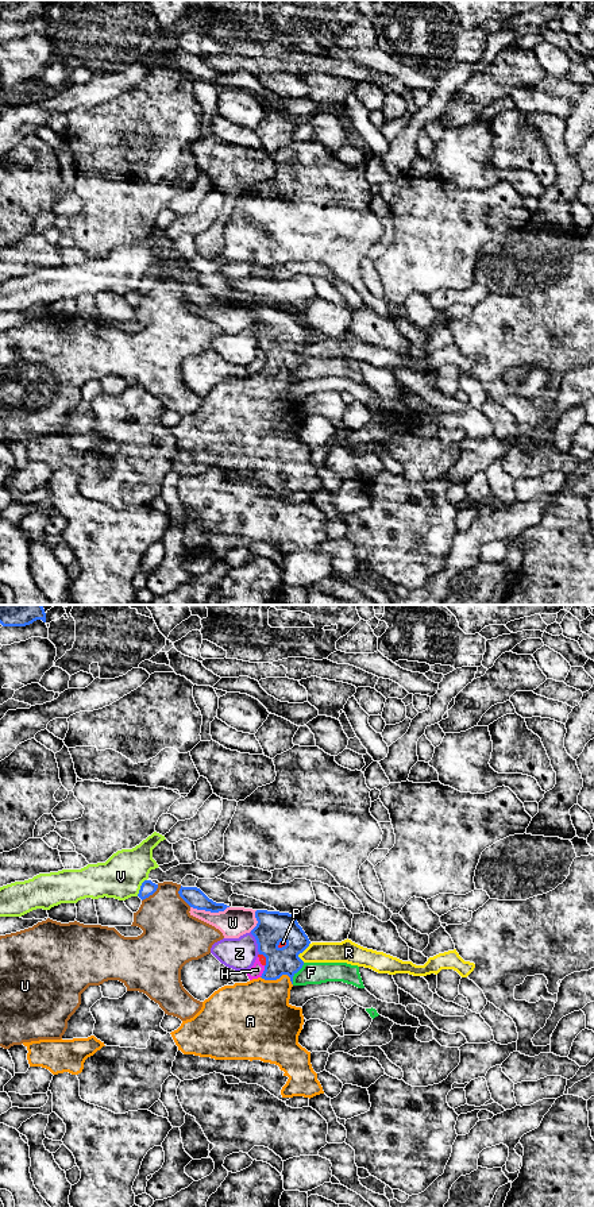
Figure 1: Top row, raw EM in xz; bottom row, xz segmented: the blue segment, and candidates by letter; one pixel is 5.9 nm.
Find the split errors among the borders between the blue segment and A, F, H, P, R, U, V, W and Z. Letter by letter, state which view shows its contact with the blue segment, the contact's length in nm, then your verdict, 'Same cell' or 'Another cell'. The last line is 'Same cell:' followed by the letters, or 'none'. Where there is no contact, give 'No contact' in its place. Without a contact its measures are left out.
A: Touches blue in xz. Shared border 200 nm. Another cell
F: Touches blue in xz. Shared border 150 nm. Another cell
H: Touches blue in xz. Shared border 80 nm. Another cell
P: Touches blue in xz. Shared border 70 nm. Another cell
R: Touches blue in xz. Shared border 130 nm. Another cell
U: Touches blue in xz. Shared border 140 nm. Another cell
V: Touches blue in xz. Shared border 120 nm. Another cell
W: Touches blue in xz. Shared border 240 nm. Another cell
Z: Touches blue in xz. Shared border 150 nm. Another cell
Same cell: none

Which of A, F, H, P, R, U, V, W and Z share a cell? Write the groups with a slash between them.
A / F / H P / R / U / V / W / Z

